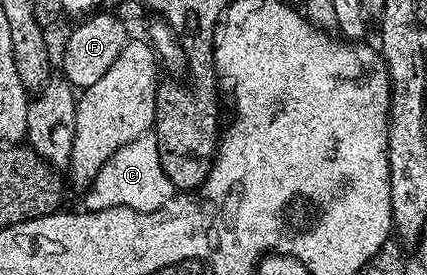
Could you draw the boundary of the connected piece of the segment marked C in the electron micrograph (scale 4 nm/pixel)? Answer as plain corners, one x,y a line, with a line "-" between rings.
148,131
119,148
101,167
96,179
84,192
84,208
88,212
95,212
123,206
142,213
152,213
174,200
176,193
175,185
161,167
160,148
157,147
155,134

